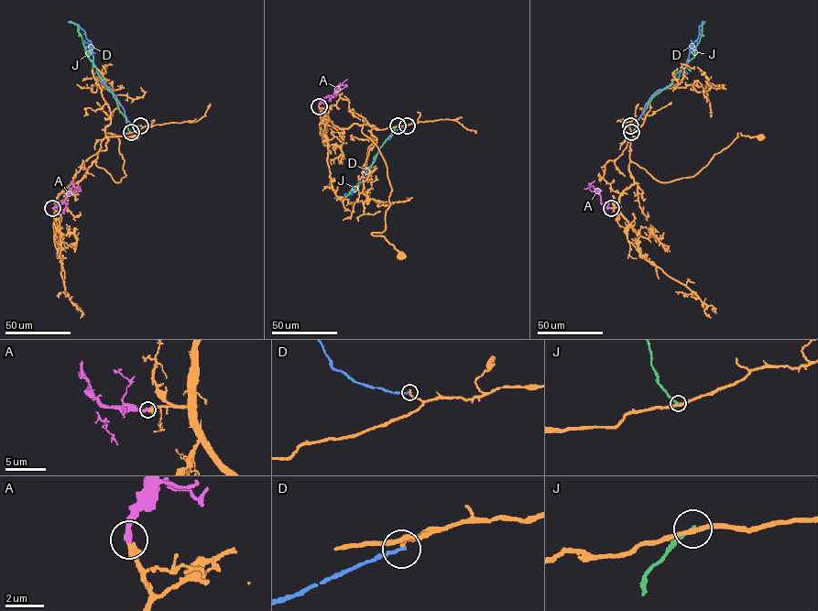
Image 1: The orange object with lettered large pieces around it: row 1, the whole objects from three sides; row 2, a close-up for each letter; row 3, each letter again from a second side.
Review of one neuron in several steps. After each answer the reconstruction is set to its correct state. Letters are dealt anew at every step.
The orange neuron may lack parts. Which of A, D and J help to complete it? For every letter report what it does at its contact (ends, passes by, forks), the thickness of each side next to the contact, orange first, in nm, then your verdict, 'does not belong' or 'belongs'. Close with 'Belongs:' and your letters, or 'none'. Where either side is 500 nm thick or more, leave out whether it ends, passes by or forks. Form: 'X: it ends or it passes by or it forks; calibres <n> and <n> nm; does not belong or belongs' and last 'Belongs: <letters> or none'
A: it ends; calibres 360 and 340 nm; belongs
D: it ends; calibres 220 and 160 nm; does not belong
J: it ends; calibres 240 and 160 nm; does not belong
Belongs: A

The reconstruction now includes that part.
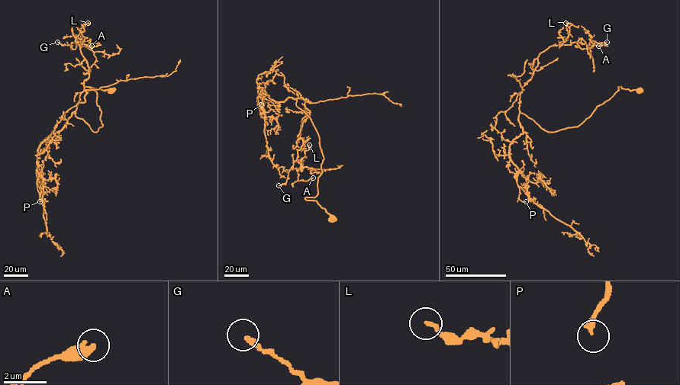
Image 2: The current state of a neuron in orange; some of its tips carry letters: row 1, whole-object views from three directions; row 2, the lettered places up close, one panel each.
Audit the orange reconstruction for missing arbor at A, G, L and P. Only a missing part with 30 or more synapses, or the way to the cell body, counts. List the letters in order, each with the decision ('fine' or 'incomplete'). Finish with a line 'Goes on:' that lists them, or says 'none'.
A: fine
G: fine
L: fine
P: fine
Goes on: none

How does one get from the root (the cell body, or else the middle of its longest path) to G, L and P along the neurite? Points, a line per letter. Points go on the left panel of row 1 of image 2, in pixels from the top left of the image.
G: (111, 91), (84, 86), (101, 111), (94, 132), (74, 112), (88, 77), (82, 44), (57, 42)
L: (111, 91), (84, 86), (101, 111), (94, 132), (74, 112), (88, 77), (75, 39), (88, 23)
P: (111, 91), (84, 86), (97, 93), (102, 124), (97, 132), (72, 113), (40, 144), (40, 201)

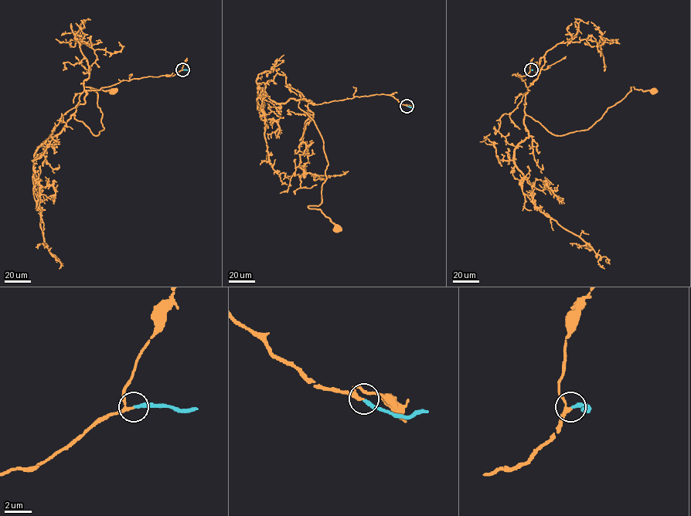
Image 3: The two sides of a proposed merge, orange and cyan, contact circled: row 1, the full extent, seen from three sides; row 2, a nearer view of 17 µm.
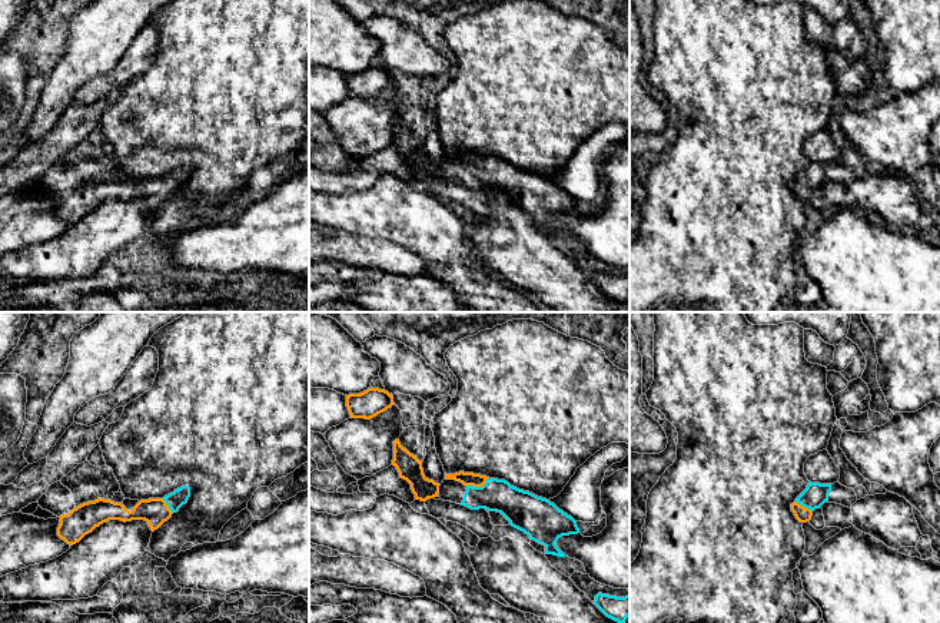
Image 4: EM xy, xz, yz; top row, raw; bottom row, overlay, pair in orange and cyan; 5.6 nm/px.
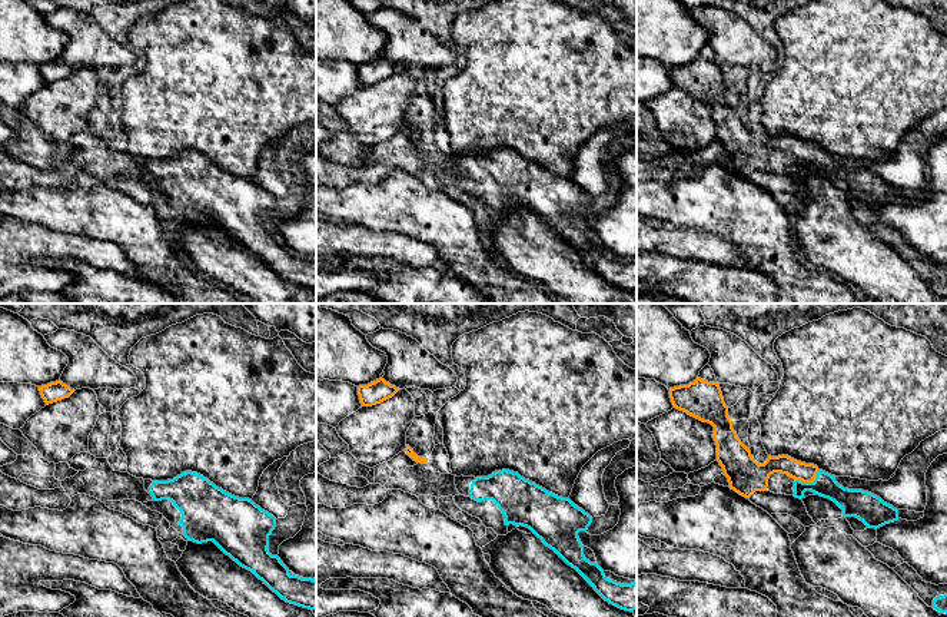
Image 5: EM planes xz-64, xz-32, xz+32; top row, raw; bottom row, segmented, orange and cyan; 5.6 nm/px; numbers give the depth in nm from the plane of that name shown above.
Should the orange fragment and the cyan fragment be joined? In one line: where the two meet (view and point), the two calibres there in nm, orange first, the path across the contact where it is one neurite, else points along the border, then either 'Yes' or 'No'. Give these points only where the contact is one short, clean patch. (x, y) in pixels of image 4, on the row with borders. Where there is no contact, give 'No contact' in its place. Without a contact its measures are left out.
Touches orange at xz (478, 486). Thickness 80 nm (orange) against 190 nm. Path across: xz (467, 479), (478, 486), (517, 506). Yes

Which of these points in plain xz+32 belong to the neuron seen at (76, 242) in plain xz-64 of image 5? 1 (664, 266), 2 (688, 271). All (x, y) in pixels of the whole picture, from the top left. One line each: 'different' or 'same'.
1: different
2: different

